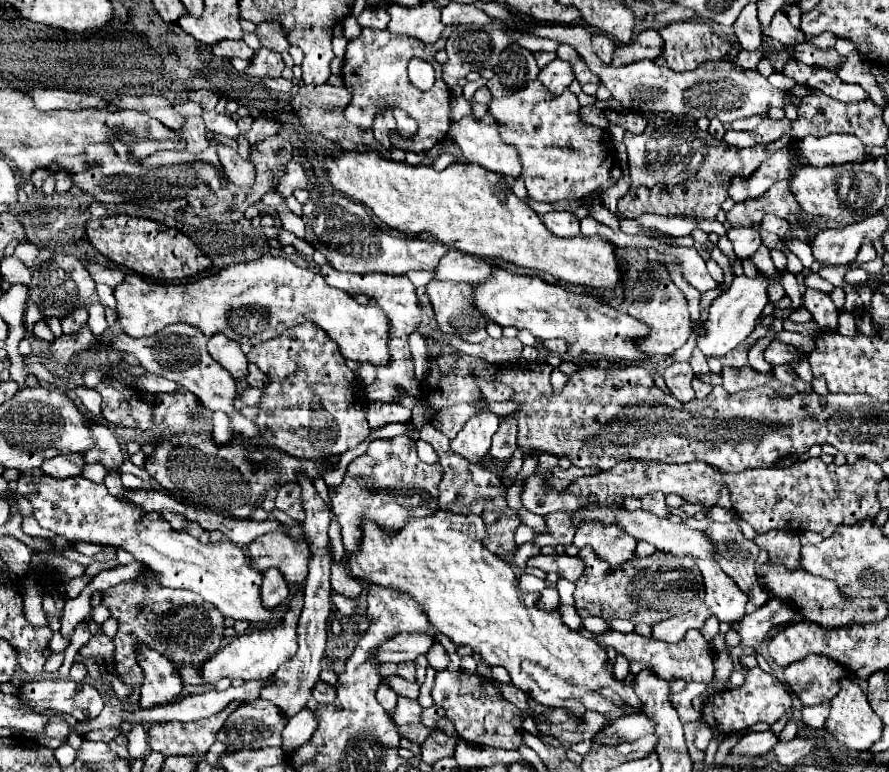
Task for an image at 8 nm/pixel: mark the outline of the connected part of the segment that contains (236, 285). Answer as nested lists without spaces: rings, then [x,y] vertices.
[[[263,255],[257,261],[241,263],[241,265],[229,265],[227,269],[221,269],[217,275],[191,281],[191,283],[157,283],[147,281],[141,275],[127,273],[123,283],[113,289],[113,295],[117,299],[117,321],[121,323],[123,333],[129,337],[147,337],[157,331],[161,331],[167,325],[173,323],[187,323],[195,325],[203,331],[203,335],[211,337],[213,333],[225,333],[233,335],[237,343],[263,343],[267,339],[273,339],[275,335],[301,325],[305,321],[317,323],[341,349],[345,359],[355,359],[359,363],[373,363],[373,365],[387,365],[389,363],[389,321],[387,315],[375,305],[359,305],[349,293],[329,287],[325,279],[319,273],[307,271],[297,267],[293,261],[273,255]]]

